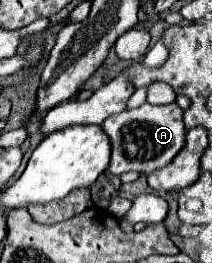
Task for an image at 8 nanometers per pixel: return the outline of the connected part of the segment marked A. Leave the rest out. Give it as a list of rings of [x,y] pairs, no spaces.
[[[144,103],[136,109],[108,117],[100,127],[110,137],[112,143],[112,155],[106,169],[112,175],[122,175],[128,171],[150,175],[152,171],[170,165],[172,159],[184,147],[184,137],[186,137],[186,129],[182,123],[182,109],[176,103],[170,105]]]

